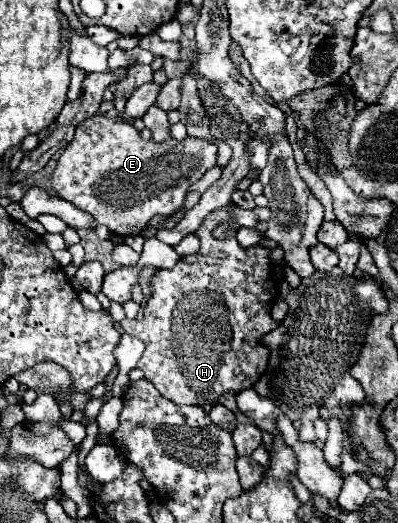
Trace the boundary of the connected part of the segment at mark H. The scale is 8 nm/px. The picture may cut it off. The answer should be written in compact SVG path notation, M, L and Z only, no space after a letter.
M226 207L212 211L212 215L208 215L196 231L200 237L200 251L182 257L170 271L160 269L154 273L152 297L146 301L144 319L120 321L128 335L134 335L146 343L146 351L138 361L138 369L144 371L144 379L152 381L152 385L176 405L198 405L210 409L220 403L222 395L250 389L268 365L270 351L260 343L260 339L278 325L270 317L270 301L278 295L272 279L272 263L268 259L268 249L260 245L242 249L234 239L236 229L232 229L226 239L214 239L214 227L228 219L230 215Z

